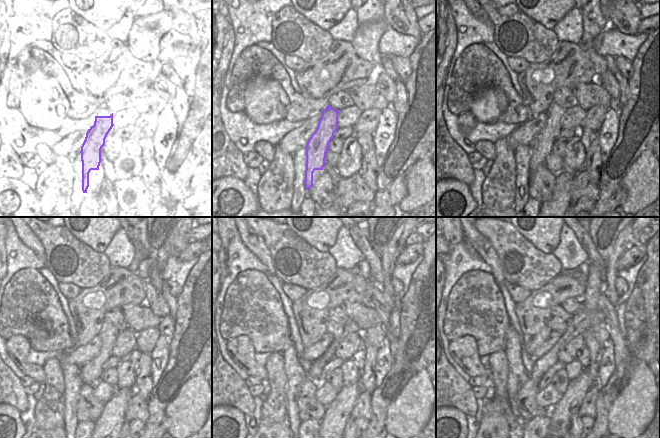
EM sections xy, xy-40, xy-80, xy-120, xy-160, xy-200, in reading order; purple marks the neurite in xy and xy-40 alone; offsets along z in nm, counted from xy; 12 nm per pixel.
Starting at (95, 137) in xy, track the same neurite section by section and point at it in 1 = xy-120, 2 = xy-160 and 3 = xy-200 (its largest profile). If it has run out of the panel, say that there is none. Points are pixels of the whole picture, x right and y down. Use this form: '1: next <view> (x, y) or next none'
1: next xy-120 (91, 372)
2: next xy-160 (336, 329)
3: next xy-200 (557, 324)

